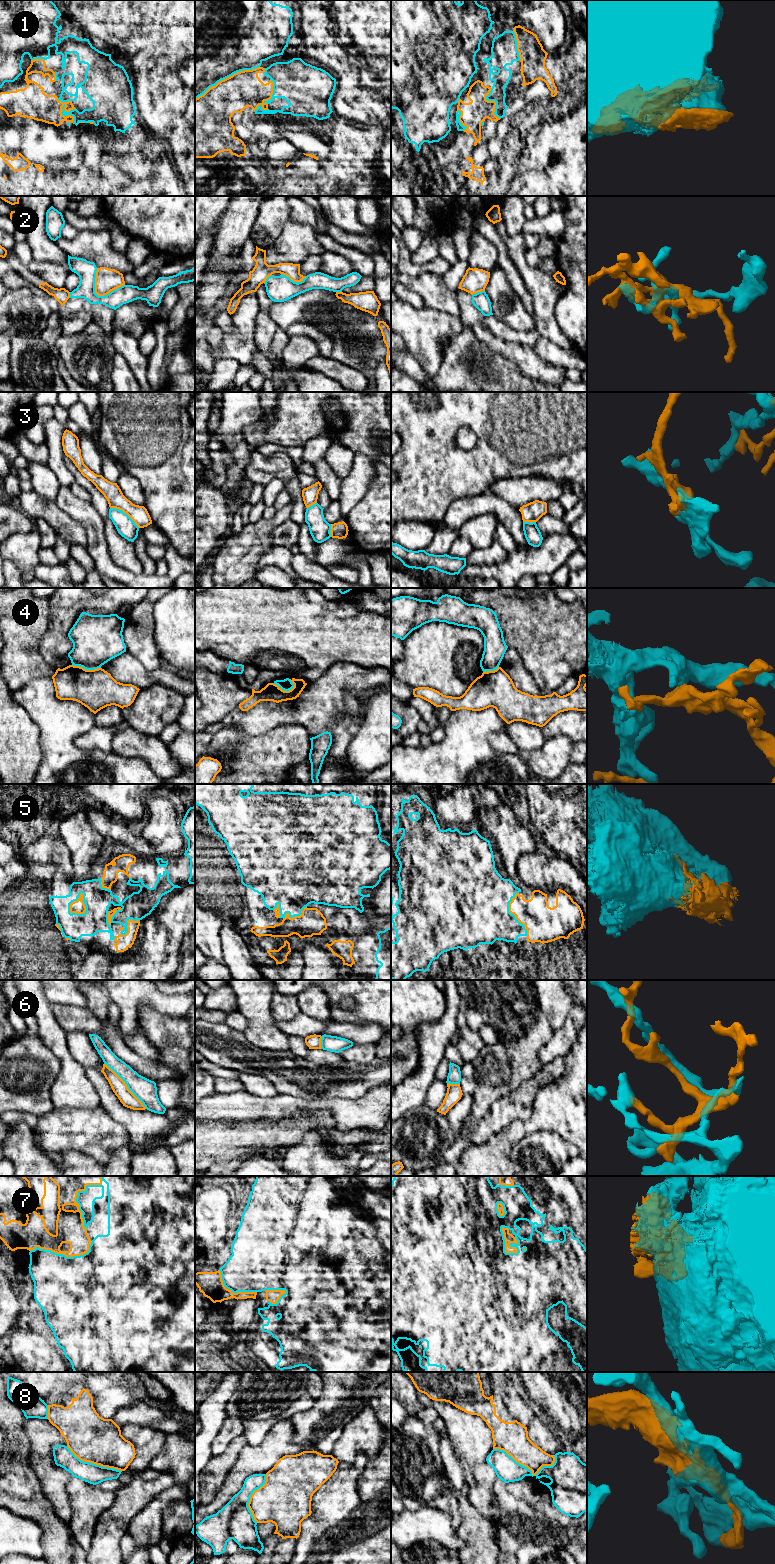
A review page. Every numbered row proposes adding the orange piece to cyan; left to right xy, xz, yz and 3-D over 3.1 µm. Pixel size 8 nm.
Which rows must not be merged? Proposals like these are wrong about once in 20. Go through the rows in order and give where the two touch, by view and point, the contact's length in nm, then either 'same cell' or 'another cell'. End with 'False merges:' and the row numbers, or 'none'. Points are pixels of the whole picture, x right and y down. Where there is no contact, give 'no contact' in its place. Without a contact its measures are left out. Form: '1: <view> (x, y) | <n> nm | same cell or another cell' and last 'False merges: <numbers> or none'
1: xz (227, 77) | 600 nm | another cell
2: xy (97, 295) | 280 nm | same cell
3: xy (125, 513) | 280 nm | another cell
4: xy (86, 669) | 240 nm | same cell
5: xy (72, 901) | 200 nm | same cell
6: xy (126, 1084) | 500 nm | same cell
7: yz (504, 1244) | 260 nm | same cell
8: xy (92, 1463) | 480 nm | same cell
False merges: 1, 3

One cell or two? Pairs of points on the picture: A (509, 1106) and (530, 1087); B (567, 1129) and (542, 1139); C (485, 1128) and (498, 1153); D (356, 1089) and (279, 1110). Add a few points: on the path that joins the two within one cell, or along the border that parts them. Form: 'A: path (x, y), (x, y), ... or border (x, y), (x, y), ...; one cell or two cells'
A: path (514, 1104), (526, 1092); one cell
B: border (532, 1133), (554, 1132), (576, 1146); two cells
C: border (493, 1134), (484, 1142), (474, 1145); two cells
D: border (304, 1097), (348, 1099); two cells

